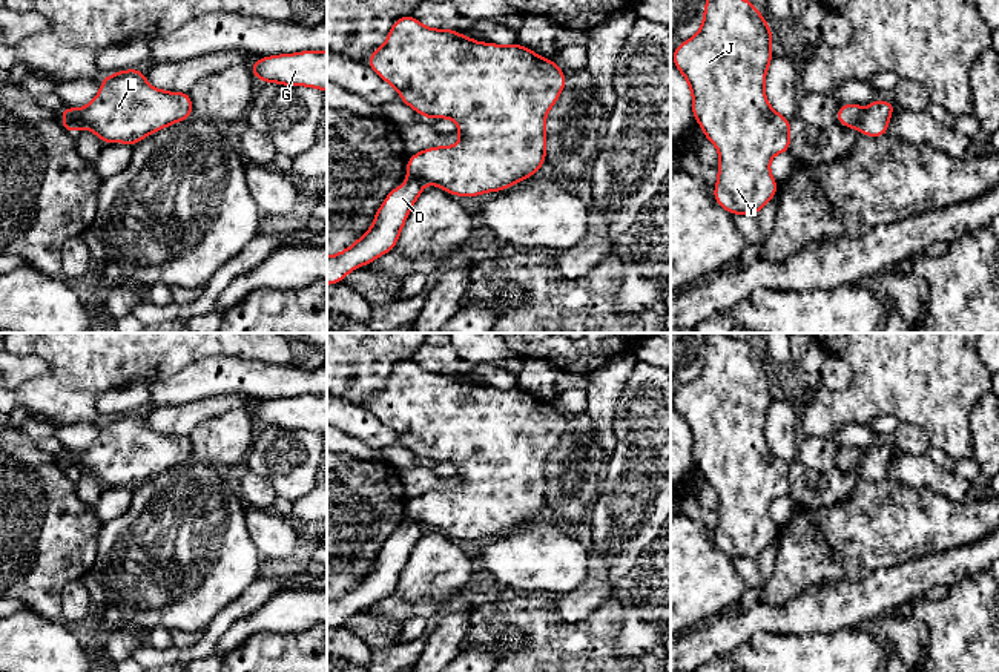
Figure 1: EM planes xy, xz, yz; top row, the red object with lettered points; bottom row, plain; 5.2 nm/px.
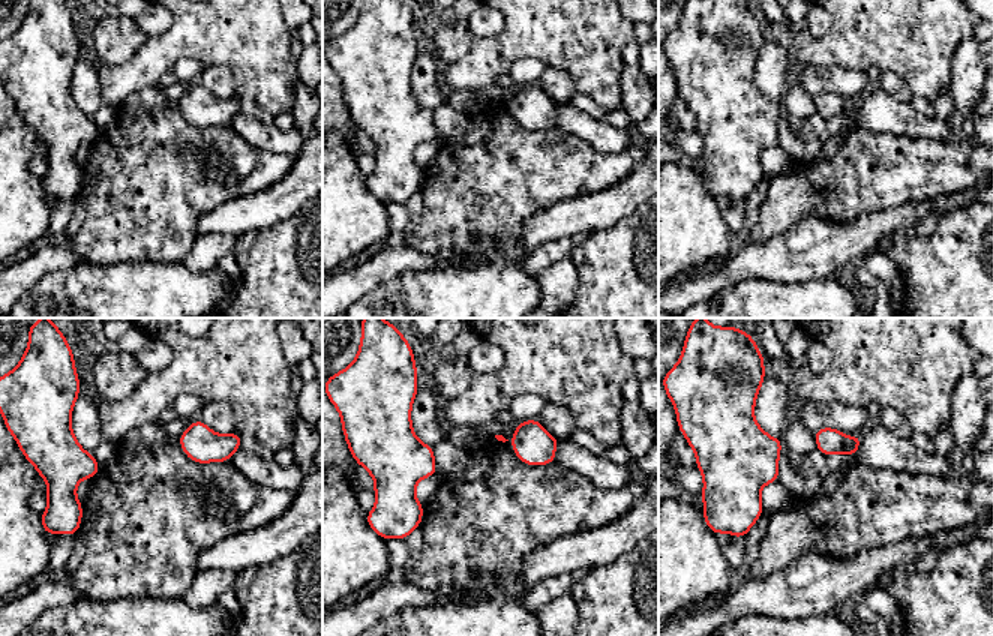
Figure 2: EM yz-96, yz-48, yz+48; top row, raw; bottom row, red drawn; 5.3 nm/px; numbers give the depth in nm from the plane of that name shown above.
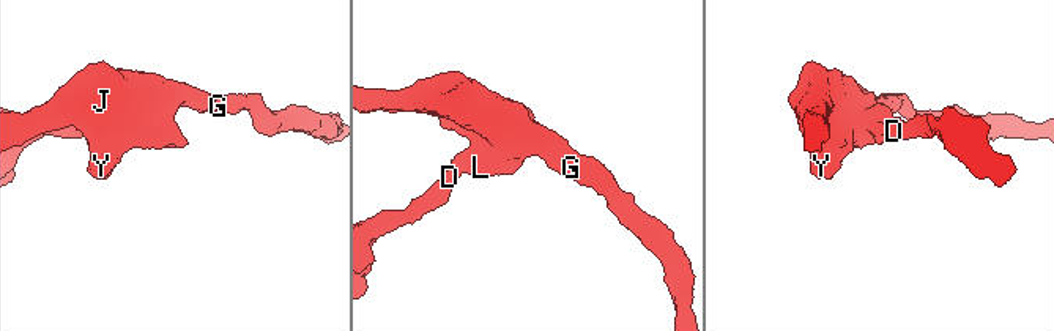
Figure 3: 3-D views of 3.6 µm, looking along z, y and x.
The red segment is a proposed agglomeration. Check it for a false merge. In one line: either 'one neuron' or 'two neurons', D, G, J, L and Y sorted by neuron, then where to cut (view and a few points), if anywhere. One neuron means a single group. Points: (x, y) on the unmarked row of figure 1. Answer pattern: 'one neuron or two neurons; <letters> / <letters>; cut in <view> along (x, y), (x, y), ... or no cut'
two neurons; D / G J L Y; cut in yz along (866, 454), (864, 461), (852, 470)

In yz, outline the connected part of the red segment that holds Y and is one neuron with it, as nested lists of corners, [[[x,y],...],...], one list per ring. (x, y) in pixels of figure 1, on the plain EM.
[[[707,333],[700,374],[680,387],[671,399],[689,427],[692,459],[720,499],[715,546],[732,560],[757,560],[776,539],[778,526],[770,517],[770,503],[790,492],[790,463],[773,454],[764,436],[766,417],[773,402],[772,385],[770,368],[747,341]]]

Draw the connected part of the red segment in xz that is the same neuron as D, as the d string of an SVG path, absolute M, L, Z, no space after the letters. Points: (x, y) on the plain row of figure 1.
M417 522L394 531L379 549L373 569L348 592L327 600L327 629L342 626L354 612L391 595L424 528Z

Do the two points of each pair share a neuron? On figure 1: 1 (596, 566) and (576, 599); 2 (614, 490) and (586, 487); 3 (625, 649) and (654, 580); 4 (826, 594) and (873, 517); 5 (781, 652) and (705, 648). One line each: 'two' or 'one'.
1: one
2: two
3: one
4: two
5: two

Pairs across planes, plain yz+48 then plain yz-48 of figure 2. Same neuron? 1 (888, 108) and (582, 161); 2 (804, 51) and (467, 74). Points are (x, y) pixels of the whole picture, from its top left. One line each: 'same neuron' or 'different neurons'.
1: different neurons
2: same neuron

